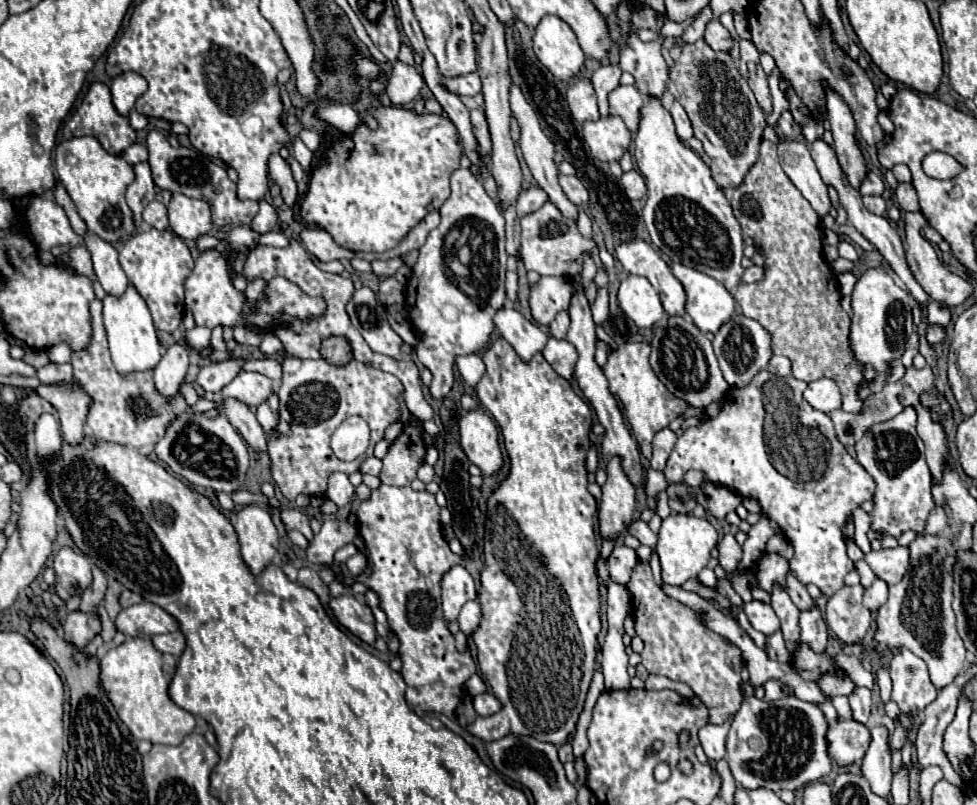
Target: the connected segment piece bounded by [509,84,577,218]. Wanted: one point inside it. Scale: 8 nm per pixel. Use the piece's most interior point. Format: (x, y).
(538, 152)

